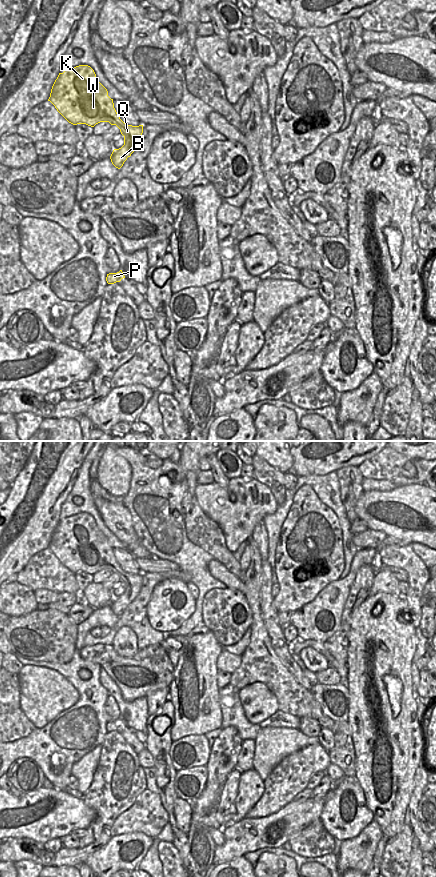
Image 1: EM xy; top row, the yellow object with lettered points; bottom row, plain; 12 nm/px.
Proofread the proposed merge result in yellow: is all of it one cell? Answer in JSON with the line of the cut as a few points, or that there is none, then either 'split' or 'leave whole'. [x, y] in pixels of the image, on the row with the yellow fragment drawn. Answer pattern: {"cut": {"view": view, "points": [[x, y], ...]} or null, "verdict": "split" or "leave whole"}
{"cut": null, "verdict": "leave whole"}

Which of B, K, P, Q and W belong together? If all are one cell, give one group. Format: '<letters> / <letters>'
B K P Q W

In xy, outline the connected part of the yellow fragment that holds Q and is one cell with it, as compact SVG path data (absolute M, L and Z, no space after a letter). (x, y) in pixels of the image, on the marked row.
M79 65L59 73L48 99L71 124L94 127L100 122L116 125L124 136L124 145L114 149L110 159L120 169L142 140L143 125L126 125L118 116L113 99L98 81L94 70Z

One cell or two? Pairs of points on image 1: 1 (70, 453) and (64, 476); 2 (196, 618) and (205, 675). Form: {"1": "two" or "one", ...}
{"1": "one", "2": "two"}

